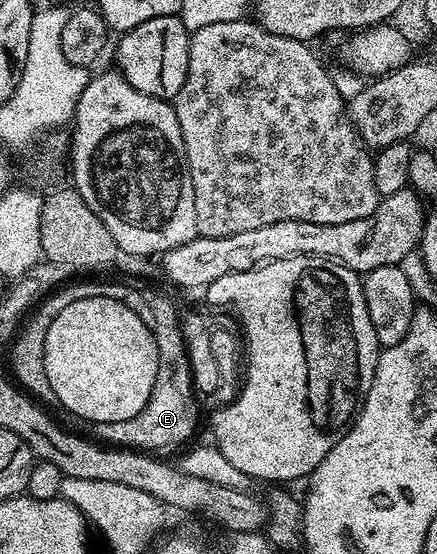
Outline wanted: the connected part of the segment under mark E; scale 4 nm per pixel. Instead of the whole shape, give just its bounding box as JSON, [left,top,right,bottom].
[94,340,196,452]

